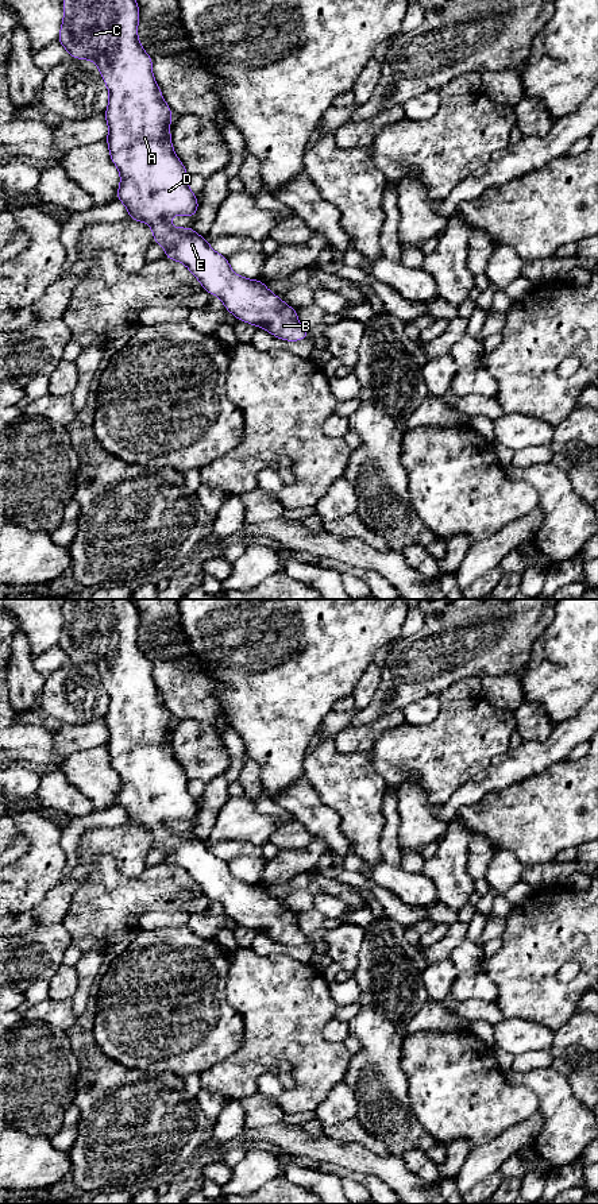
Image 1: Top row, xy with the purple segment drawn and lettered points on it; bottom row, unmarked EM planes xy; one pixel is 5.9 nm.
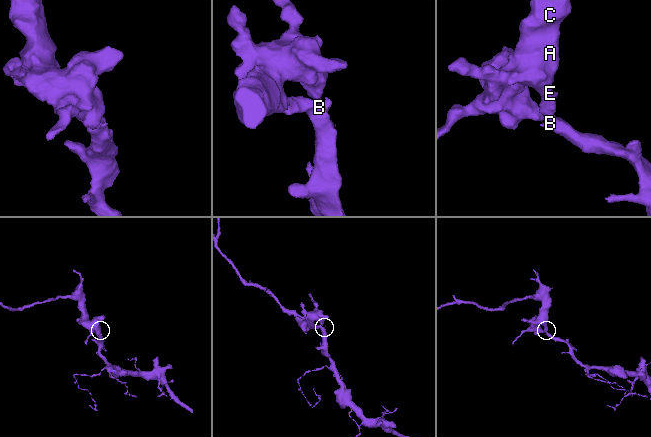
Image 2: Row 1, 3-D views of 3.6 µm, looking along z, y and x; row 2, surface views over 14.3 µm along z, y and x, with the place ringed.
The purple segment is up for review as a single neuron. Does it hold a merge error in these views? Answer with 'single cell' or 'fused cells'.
single cell

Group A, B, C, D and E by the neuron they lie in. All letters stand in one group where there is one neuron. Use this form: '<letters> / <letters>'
A B C D E

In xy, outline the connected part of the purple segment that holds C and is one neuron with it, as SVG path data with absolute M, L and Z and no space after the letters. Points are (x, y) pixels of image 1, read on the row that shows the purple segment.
M63 0L63 22L57 40L77 59L92 59L108 88L109 100L104 117L109 127L105 138L111 161L120 173L116 200L128 209L128 219L147 223L154 243L163 246L166 259L184 263L202 289L217 296L224 308L239 321L263 328L286 341L310 337L298 323L297 310L271 293L261 279L235 274L228 258L216 252L207 238L188 228L169 224L174 215L194 217L198 200L188 186L188 171L171 144L170 120L174 116L153 76L153 59L138 38L139 7L136 0Z

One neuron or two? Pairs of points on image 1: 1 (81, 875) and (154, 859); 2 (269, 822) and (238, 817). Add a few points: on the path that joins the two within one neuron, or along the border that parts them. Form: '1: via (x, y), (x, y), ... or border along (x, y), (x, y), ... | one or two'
1: border along (153, 846), (146, 857), (145, 867) | two
2: via (261, 822), (246, 822) | one

